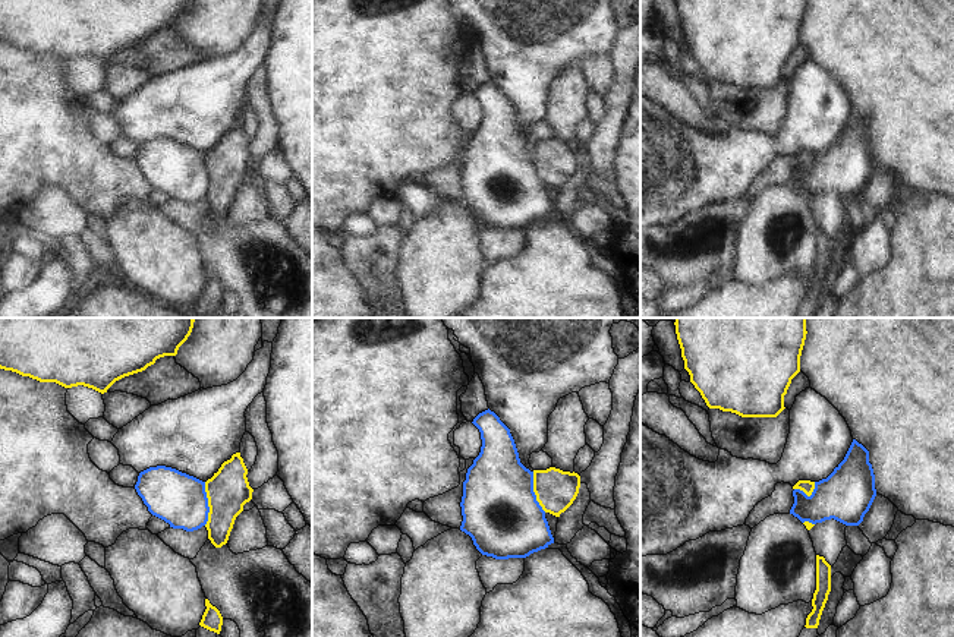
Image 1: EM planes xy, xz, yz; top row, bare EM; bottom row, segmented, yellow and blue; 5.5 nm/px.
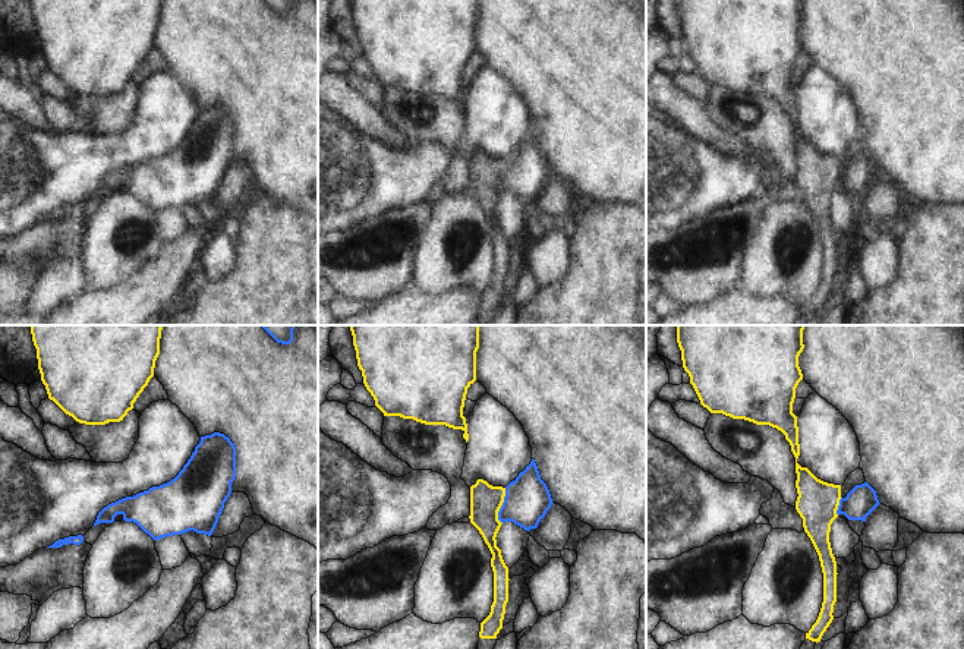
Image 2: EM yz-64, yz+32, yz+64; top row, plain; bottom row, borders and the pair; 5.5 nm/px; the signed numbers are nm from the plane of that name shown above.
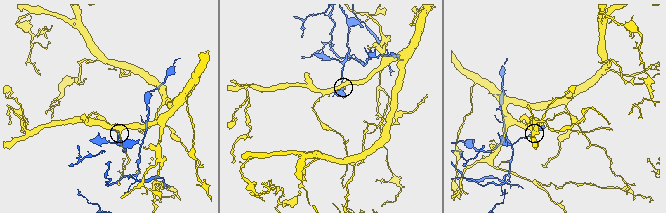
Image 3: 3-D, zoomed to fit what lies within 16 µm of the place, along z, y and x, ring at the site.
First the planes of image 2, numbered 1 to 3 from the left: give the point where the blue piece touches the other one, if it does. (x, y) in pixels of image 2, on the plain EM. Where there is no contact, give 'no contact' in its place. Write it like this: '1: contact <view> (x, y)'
1: no contact
2: contact yz+32 (501, 176)
3: contact yz+64 (837, 177)

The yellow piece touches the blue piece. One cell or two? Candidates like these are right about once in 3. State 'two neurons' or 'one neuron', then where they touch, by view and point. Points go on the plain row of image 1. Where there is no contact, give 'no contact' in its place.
two neurons; contact xy (208, 176)

